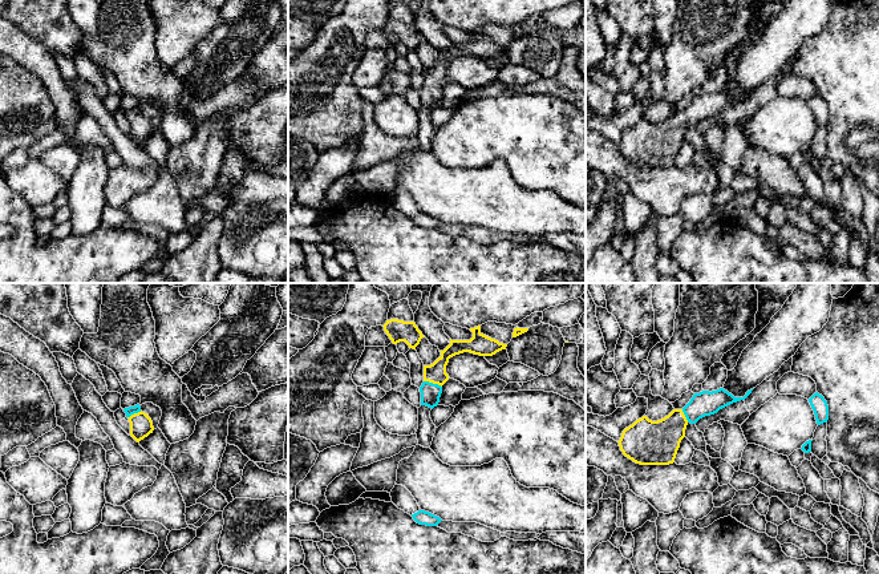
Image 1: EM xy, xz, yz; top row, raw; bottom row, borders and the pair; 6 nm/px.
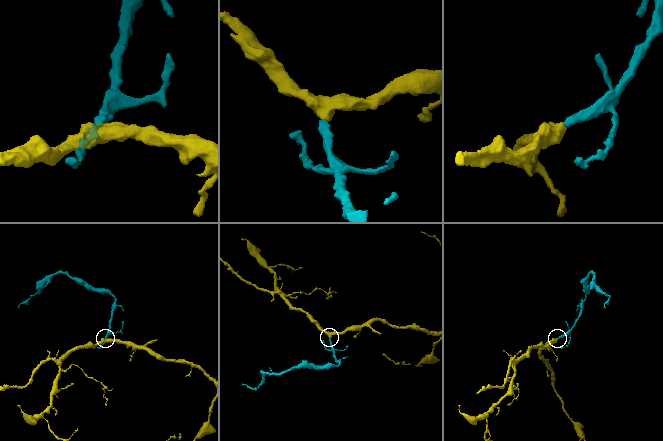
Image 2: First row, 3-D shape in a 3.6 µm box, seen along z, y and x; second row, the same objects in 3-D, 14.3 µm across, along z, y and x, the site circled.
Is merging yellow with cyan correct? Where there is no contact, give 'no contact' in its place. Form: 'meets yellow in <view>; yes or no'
meets yellow in xz; yes

